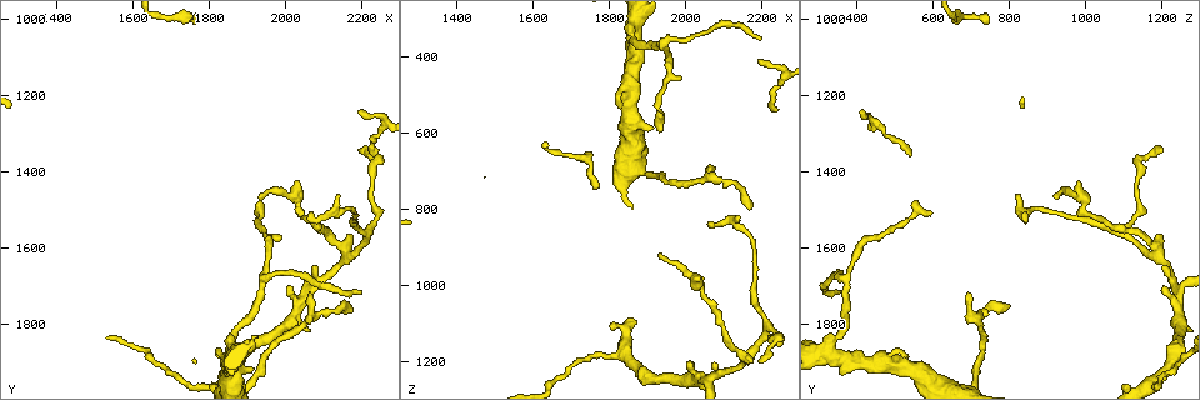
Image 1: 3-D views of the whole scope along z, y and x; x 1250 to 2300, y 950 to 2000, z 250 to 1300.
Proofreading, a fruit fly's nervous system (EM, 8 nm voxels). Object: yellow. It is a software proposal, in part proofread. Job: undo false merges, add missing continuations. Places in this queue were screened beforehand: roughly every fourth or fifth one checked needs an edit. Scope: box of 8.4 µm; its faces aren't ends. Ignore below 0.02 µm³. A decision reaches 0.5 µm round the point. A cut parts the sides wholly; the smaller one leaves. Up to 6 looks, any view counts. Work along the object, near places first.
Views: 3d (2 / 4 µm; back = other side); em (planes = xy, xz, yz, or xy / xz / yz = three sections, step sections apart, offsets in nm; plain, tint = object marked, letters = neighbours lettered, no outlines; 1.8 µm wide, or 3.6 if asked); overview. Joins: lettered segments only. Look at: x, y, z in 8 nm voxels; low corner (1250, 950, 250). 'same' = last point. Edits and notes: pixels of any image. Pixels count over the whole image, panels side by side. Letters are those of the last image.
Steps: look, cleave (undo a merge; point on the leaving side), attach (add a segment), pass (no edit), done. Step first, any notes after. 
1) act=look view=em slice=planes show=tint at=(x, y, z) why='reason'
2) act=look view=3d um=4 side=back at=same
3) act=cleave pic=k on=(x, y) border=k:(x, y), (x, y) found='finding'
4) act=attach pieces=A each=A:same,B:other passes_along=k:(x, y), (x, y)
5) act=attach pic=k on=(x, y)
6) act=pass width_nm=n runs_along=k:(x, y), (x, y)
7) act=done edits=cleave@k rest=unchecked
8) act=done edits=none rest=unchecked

act=look view=em slice=planes show=tint at=(1935, 1470, 930) why='free end'

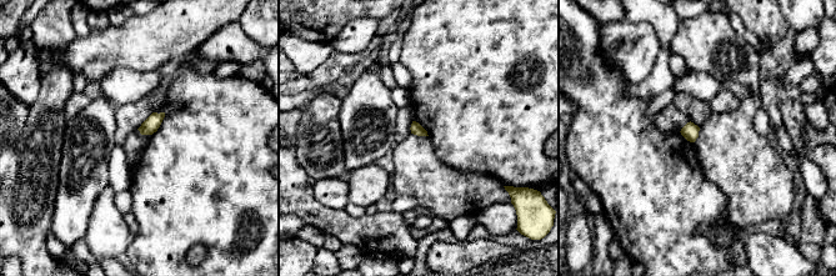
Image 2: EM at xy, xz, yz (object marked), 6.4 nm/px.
act=look view=em slice=planes show=letters at=same

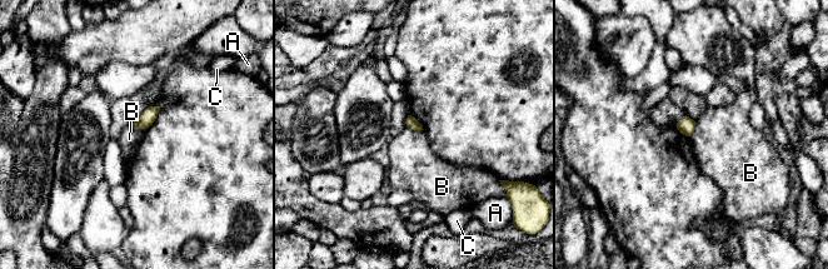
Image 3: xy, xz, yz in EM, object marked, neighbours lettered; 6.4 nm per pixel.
act=pass width_nm=80 each=A:other,B:other,C:other border=3:(407, 126), (414, 130), (423, 130) found='none of them fits'

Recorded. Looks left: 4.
act=look view=3d um=2 at=(1870, 1880, 335) why='two arms in line, one across'

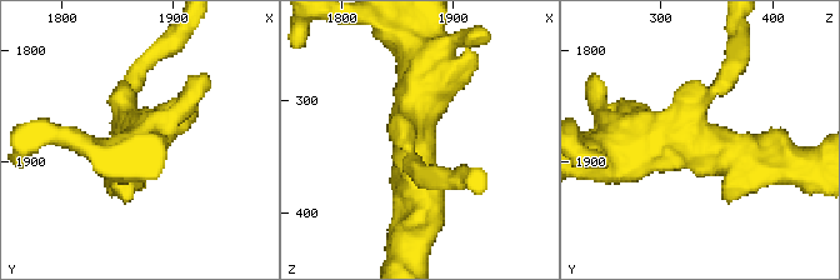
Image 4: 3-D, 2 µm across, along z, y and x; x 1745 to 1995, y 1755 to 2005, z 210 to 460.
act=look view=em slice=planes show=letters at=(1864, 1880, 330) arms=3 why='need the tissue'

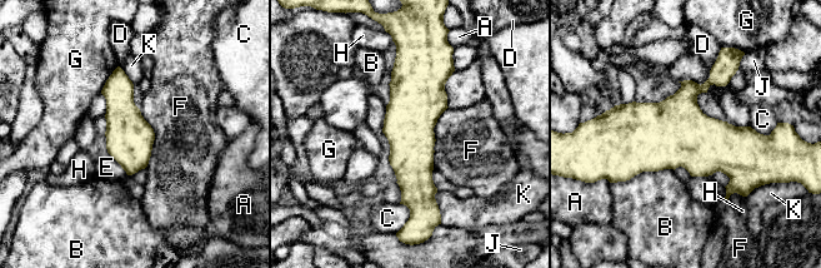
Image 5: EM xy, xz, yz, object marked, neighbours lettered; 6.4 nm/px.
act=pass each=A:other,B:other,C:other,D:other,E:other,F:other,G:other,H:other,J:other,K:other found='one cell here'

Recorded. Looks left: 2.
act=look view=em slice=planes show=plain at=(2190, 1340, 1205) why='tapers out'

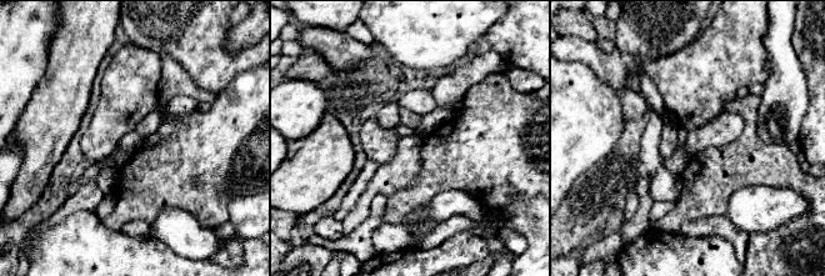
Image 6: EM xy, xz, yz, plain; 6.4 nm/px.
act=look view=em slice=planes show=letters at=same why='what lies round it'

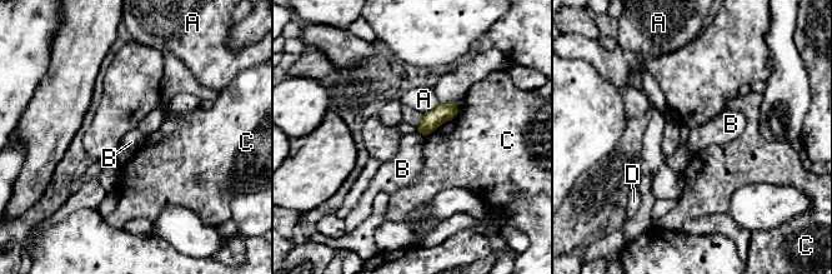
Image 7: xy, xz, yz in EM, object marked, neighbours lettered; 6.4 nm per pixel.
act=pass each=A:other,B:other,C:other,D:other border=7:(419, 131), (425, 135) found='no lettered segment goes on from it'

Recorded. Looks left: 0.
act=done edits=none rest=unchecked

